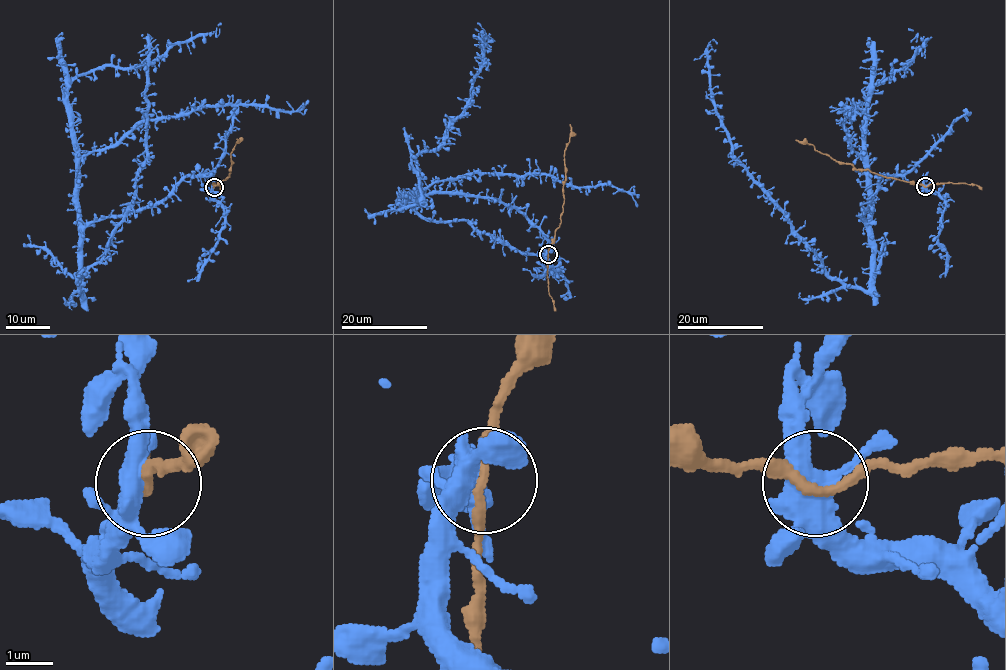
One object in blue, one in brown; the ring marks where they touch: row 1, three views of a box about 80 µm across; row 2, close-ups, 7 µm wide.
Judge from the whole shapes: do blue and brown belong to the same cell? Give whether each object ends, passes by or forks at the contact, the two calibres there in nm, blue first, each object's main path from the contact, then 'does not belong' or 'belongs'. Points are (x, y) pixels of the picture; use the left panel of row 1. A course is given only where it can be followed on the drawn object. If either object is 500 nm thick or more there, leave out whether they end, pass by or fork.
blue forks | brown passes by | 440/200 nm | blue via (214, 186), (207, 170), (187, 175), (94, 220), (81, 295), (146, 155), (151, 38) | brown via (214, 186), (229, 176), (230, 153), (236, 138) | belongs

